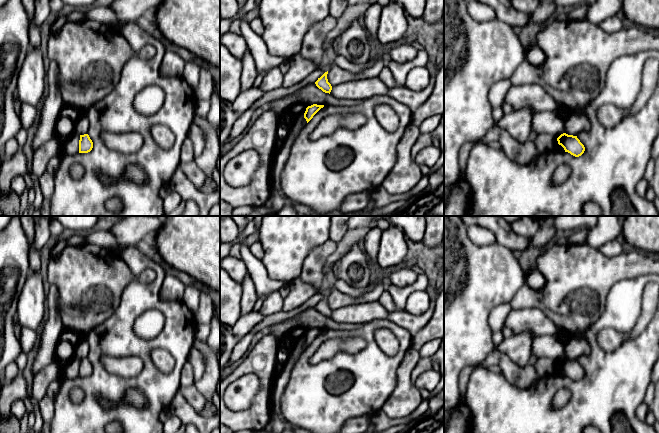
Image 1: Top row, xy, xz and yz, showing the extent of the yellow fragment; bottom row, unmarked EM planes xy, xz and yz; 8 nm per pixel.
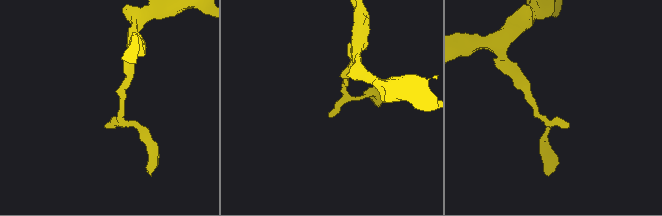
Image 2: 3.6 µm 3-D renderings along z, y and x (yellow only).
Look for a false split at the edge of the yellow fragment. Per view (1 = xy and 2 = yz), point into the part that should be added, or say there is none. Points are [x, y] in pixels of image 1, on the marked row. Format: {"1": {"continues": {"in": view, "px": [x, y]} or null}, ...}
{"1": {"continues": null}, "2": {"continues": null}}

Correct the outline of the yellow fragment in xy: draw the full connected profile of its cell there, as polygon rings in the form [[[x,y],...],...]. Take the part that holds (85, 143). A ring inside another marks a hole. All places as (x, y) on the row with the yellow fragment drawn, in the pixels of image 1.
[[[88,134],[80,135],[79,153],[88,153],[93,148],[93,142]]]

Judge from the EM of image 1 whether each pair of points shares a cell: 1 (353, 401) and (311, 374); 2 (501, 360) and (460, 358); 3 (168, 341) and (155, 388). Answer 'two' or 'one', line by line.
1: one
2: two
3: one

